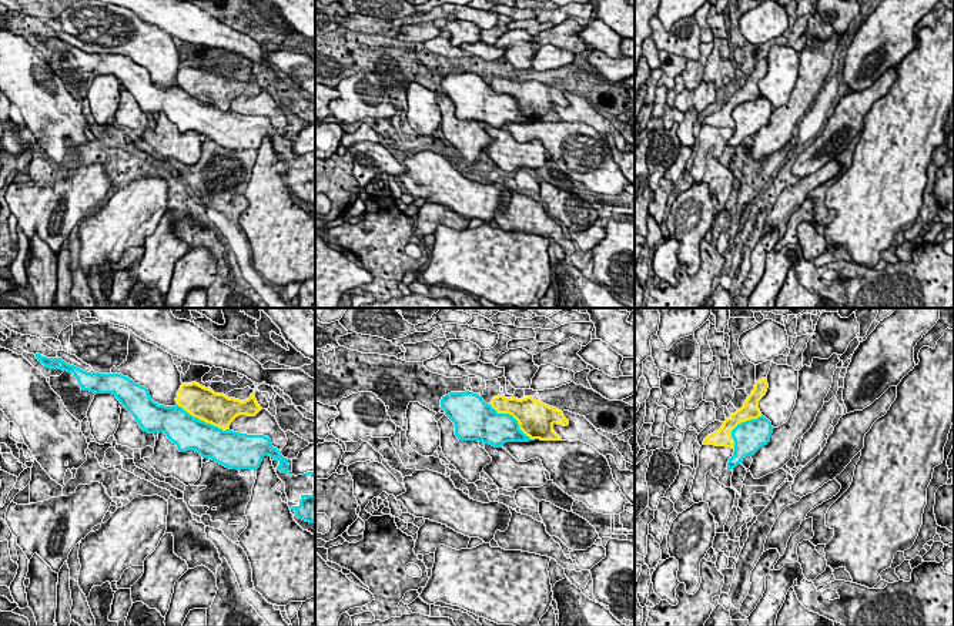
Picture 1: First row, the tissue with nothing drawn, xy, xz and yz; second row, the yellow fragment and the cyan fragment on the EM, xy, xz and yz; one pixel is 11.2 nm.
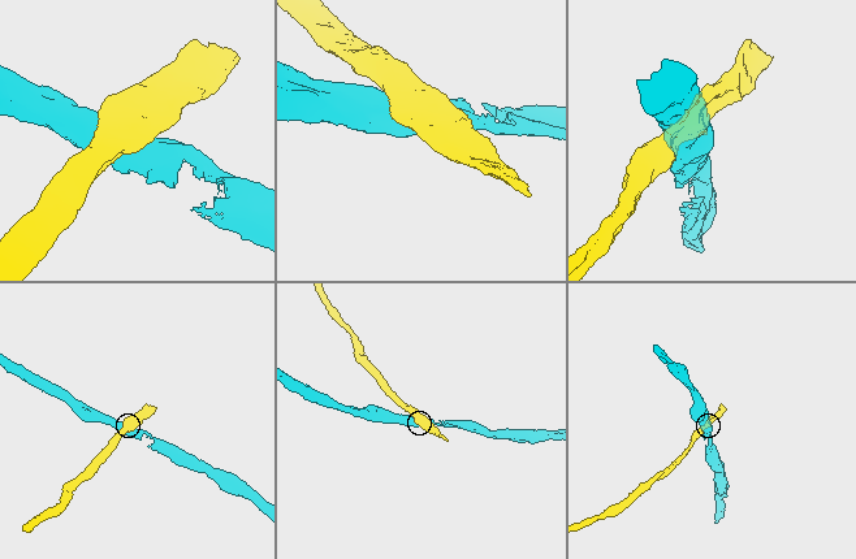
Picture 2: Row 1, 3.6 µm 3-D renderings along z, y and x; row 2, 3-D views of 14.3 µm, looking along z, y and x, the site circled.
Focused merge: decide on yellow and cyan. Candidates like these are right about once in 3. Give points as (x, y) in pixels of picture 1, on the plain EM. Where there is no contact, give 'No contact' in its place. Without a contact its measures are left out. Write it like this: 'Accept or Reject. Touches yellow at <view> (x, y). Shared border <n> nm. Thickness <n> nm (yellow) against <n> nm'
Reject. Touches yellow at xy (203, 100). Shared border 650 nm. Thickness 360 nm (yellow) against 380 nm

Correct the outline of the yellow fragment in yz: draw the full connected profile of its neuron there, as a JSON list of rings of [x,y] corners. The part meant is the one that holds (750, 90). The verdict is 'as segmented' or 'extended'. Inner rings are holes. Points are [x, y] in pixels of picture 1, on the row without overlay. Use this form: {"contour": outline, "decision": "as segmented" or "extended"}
{"contour": [[[767,58],[756,61],[754,70],[747,77],[744,86],[732,94],[723,103],[722,108],[703,121],[703,125],[726,127],[734,130],[734,120],[732,118],[732,111],[742,103],[757,100],[761,97],[759,90],[759,81],[766,76],[769,68]]], "decision": "as segmented"}

